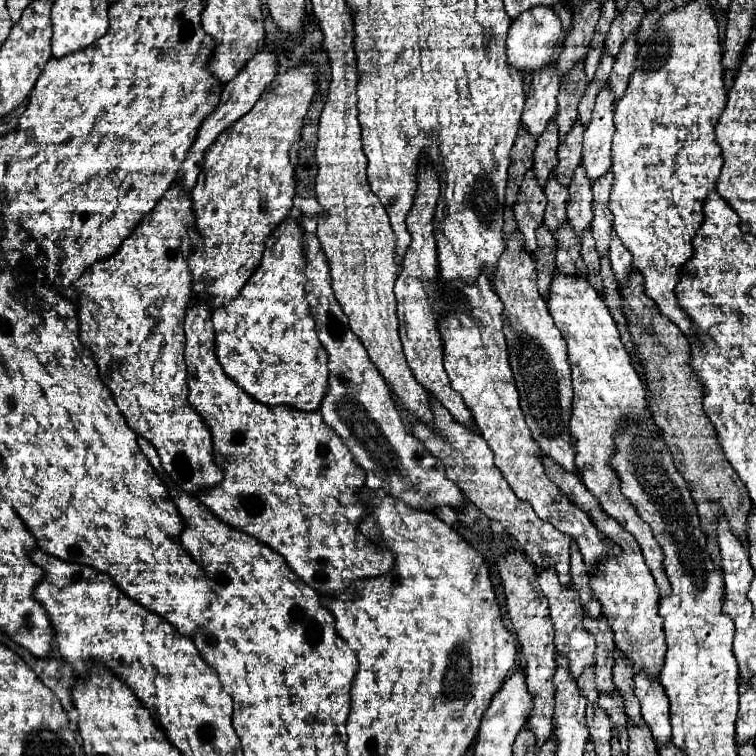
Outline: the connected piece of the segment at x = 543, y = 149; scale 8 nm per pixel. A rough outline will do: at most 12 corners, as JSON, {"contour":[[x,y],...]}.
{"contour":[[557,124],[545,128],[533,154],[533,172],[545,186],[557,168]]}

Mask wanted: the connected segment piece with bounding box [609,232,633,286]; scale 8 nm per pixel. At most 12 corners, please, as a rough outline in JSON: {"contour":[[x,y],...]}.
{"contour":[[611,236],[609,258],[617,282],[629,280],[633,272],[631,254],[619,242]]}

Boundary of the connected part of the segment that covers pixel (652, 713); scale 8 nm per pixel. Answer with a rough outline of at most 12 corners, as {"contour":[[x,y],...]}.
{"contour":[[635,676],[635,696],[657,746],[671,740],[669,702],[659,682]]}

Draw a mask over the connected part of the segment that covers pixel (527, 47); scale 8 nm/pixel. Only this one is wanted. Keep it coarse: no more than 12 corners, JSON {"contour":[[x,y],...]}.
{"contour":[[535,6],[511,22],[507,62],[541,70],[563,52],[555,10]]}

